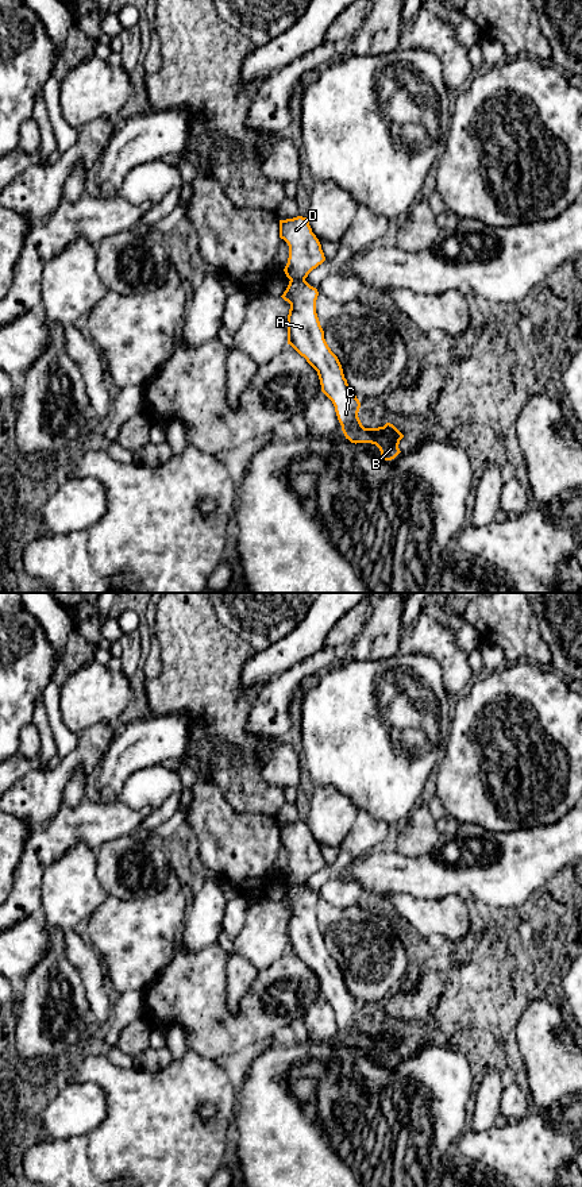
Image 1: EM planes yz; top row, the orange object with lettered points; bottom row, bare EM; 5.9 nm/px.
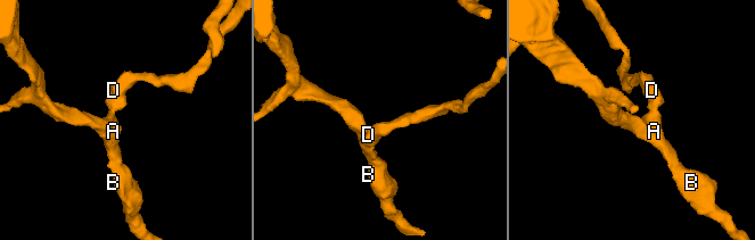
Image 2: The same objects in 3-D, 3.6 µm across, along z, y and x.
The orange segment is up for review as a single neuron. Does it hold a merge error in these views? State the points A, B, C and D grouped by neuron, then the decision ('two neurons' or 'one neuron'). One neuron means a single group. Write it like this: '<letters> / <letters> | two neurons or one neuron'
A B C / D | two neurons

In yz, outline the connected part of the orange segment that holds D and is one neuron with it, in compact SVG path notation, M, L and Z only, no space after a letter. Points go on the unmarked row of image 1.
M307 822L280 825L280 843L289 851L289 863L284 876L290 886L305 885L325 866L321 849Z

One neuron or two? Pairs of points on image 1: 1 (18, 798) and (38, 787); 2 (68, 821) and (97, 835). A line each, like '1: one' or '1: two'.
1: one
2: one

